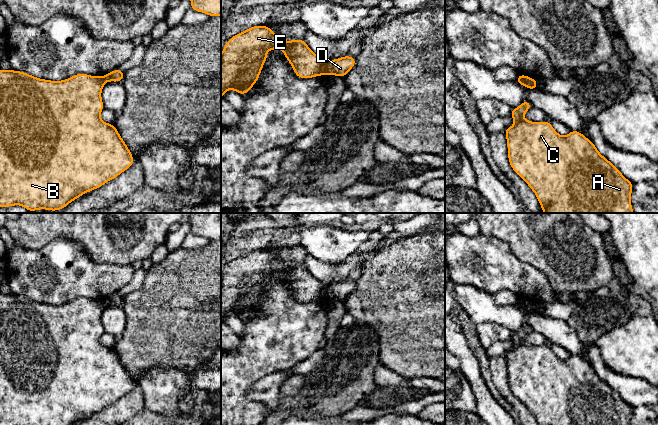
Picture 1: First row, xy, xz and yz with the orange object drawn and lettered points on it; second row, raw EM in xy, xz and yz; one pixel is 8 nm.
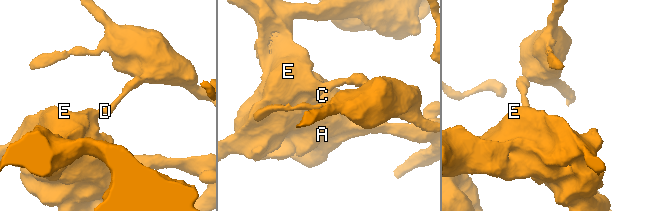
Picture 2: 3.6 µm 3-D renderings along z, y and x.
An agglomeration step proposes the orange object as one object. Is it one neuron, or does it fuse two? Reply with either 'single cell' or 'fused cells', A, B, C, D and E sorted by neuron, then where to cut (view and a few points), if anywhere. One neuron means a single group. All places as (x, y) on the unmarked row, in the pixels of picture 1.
fused cells; groups A B C E / D; cut xz (328, 285), (326, 298)

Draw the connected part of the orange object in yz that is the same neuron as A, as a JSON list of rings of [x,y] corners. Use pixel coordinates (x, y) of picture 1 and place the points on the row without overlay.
[[[524,324],[518,332],[511,333],[509,341],[515,344],[515,349],[507,351],[504,358],[507,363],[509,388],[528,408],[538,425],[631,425],[634,407],[626,403],[617,391],[602,380],[590,363],[576,354],[570,354],[567,360],[561,360],[548,344],[525,344],[523,339],[531,332],[531,327]]]

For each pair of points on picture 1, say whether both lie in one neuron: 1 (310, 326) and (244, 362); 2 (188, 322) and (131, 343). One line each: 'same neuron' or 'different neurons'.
1: same neuron
2: same neuron

